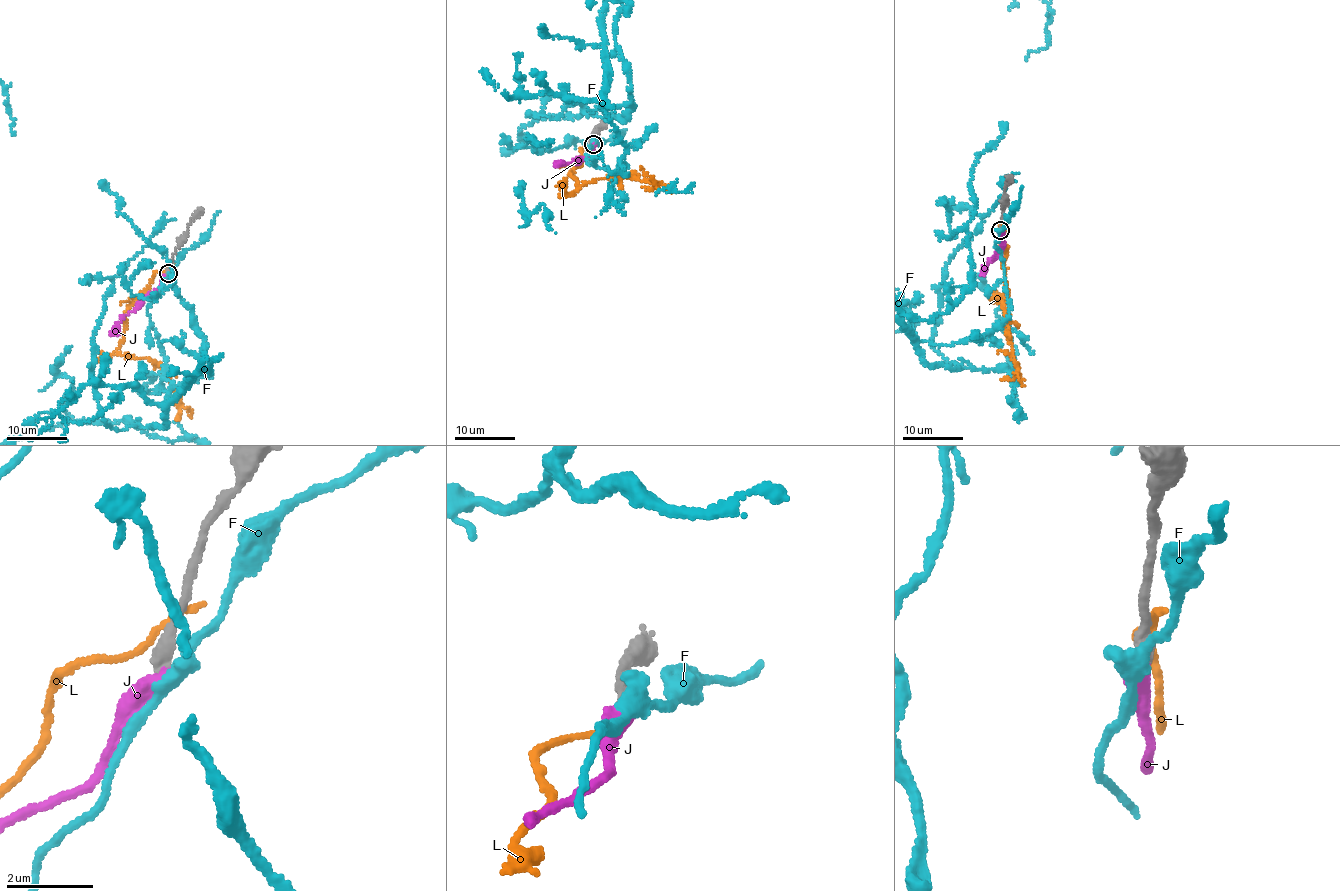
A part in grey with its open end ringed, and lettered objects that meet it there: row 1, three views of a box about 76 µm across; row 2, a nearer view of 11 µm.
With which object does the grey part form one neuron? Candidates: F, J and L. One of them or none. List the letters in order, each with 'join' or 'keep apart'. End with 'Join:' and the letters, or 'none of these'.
F: keep apart
J: join
L: keep apart
Join: J

